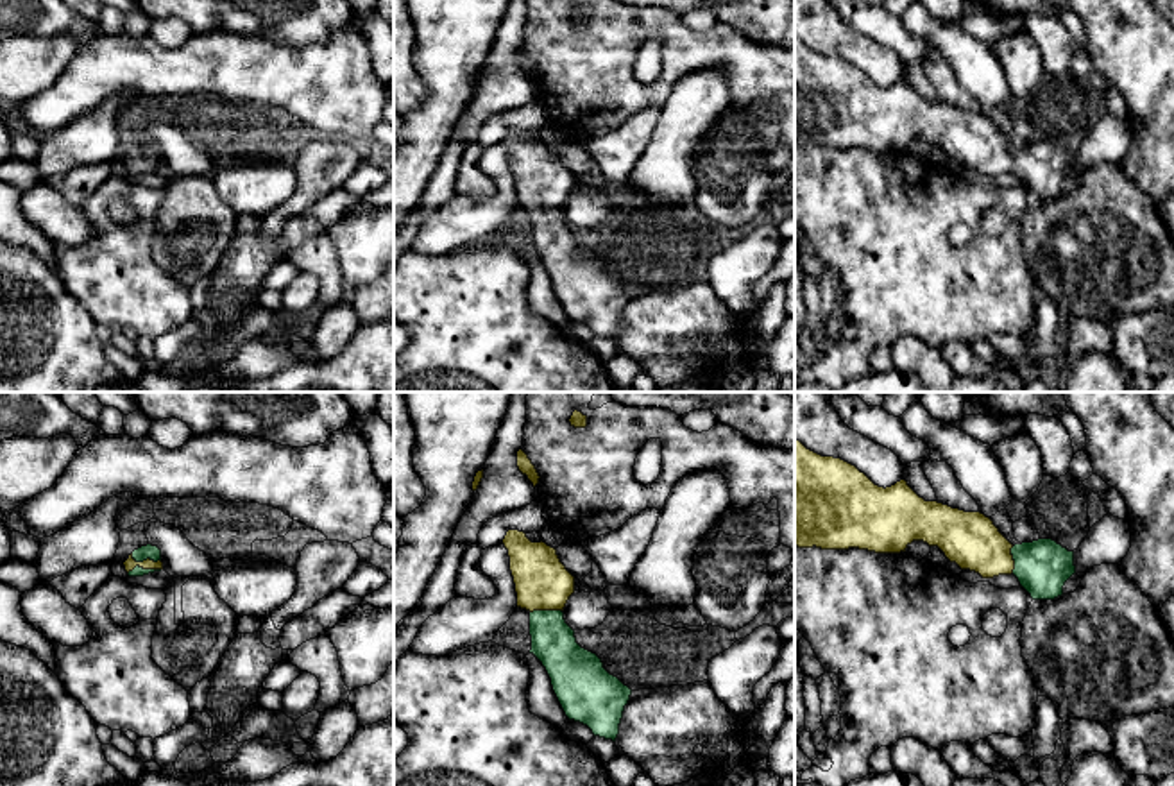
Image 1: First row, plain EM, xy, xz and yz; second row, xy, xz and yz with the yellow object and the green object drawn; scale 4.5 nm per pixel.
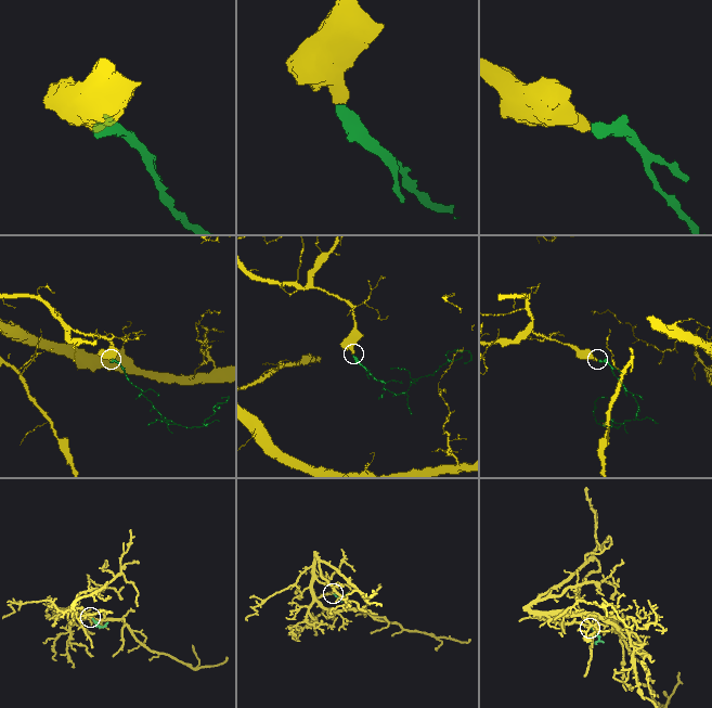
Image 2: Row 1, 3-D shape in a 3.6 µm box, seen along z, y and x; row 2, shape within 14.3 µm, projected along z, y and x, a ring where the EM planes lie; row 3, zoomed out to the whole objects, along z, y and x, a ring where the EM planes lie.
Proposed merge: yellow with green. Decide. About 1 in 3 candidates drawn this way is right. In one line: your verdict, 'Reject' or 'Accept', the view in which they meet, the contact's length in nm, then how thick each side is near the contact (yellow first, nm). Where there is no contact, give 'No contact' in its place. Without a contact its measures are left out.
Accept. Touches yellow in xz. Shared border 140 nm. Thickness 240 nm (yellow) against 200 nm

